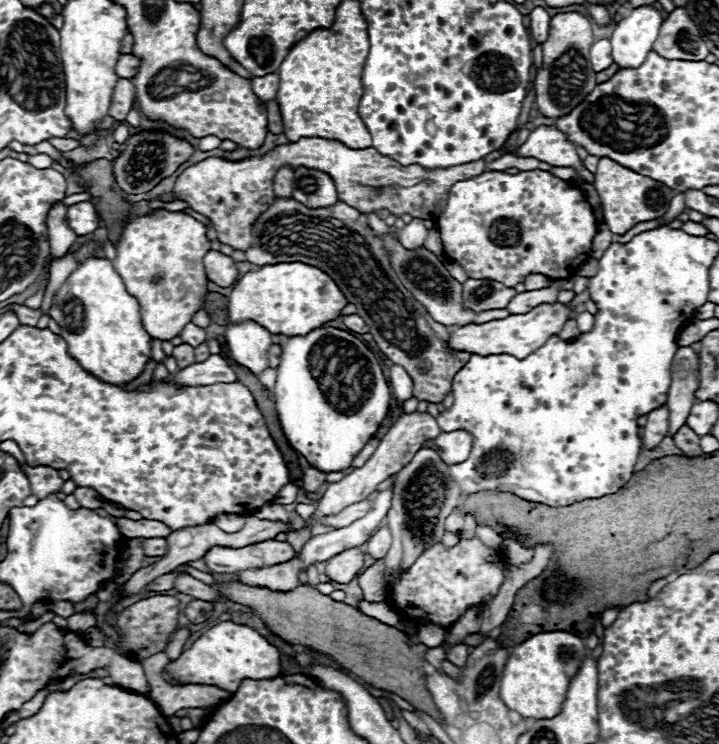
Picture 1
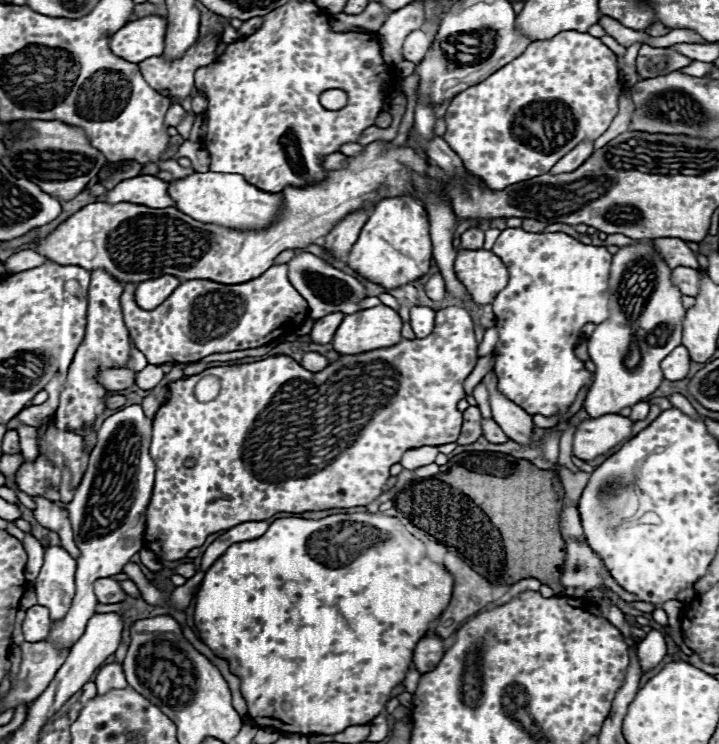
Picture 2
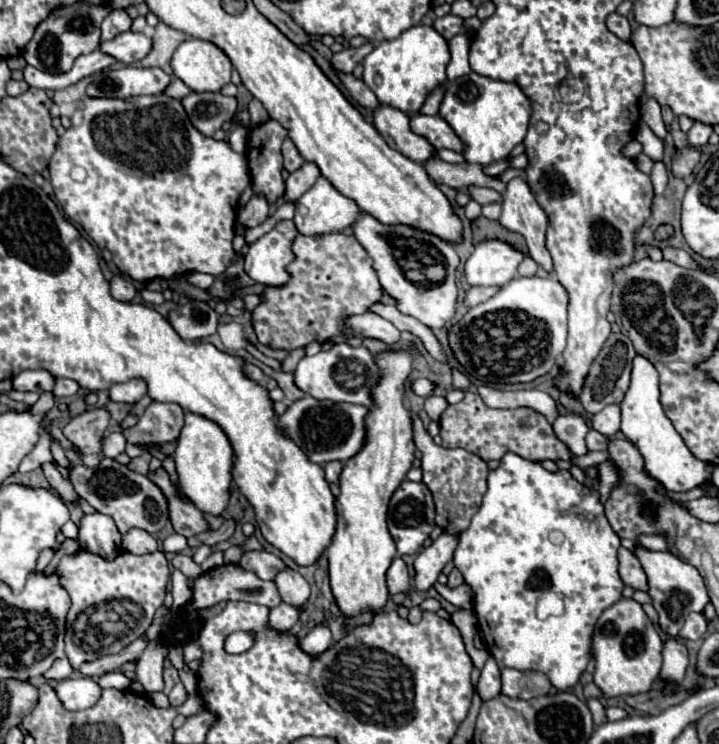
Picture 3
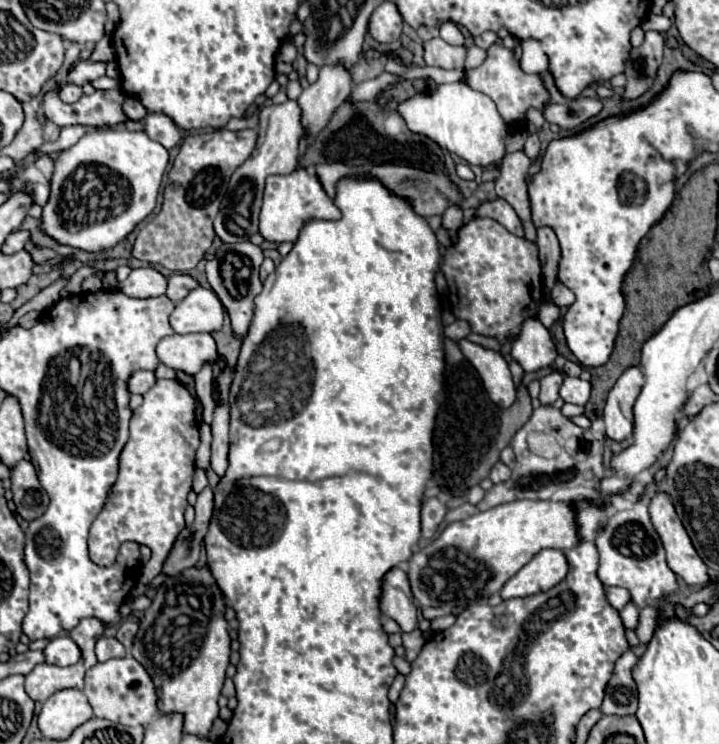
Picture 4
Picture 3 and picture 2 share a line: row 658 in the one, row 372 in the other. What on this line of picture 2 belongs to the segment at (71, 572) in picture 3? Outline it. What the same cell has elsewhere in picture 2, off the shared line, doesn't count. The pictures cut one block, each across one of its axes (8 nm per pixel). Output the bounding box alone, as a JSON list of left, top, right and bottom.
[54,270,130,430]

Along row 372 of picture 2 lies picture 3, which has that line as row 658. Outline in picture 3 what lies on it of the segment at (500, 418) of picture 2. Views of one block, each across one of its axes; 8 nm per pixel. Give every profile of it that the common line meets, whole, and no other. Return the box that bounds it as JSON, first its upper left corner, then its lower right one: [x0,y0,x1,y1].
[478,656,502,700]

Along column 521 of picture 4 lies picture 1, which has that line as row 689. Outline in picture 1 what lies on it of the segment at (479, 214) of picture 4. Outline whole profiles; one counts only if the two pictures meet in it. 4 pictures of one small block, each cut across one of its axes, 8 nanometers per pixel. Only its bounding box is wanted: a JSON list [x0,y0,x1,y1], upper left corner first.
[164,622,280,692]

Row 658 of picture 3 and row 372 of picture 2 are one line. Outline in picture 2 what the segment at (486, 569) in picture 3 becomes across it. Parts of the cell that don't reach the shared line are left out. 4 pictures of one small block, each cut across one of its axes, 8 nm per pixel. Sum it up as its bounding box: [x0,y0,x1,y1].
[492,228,612,416]

